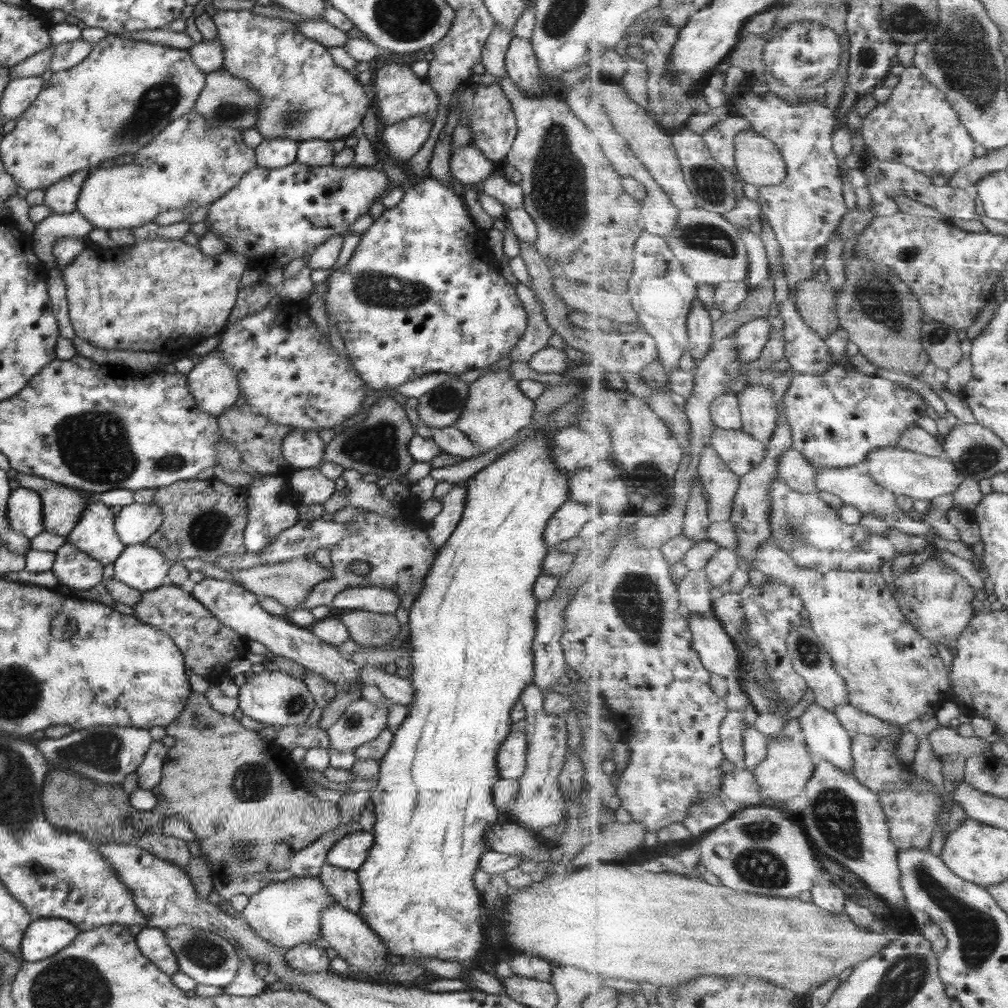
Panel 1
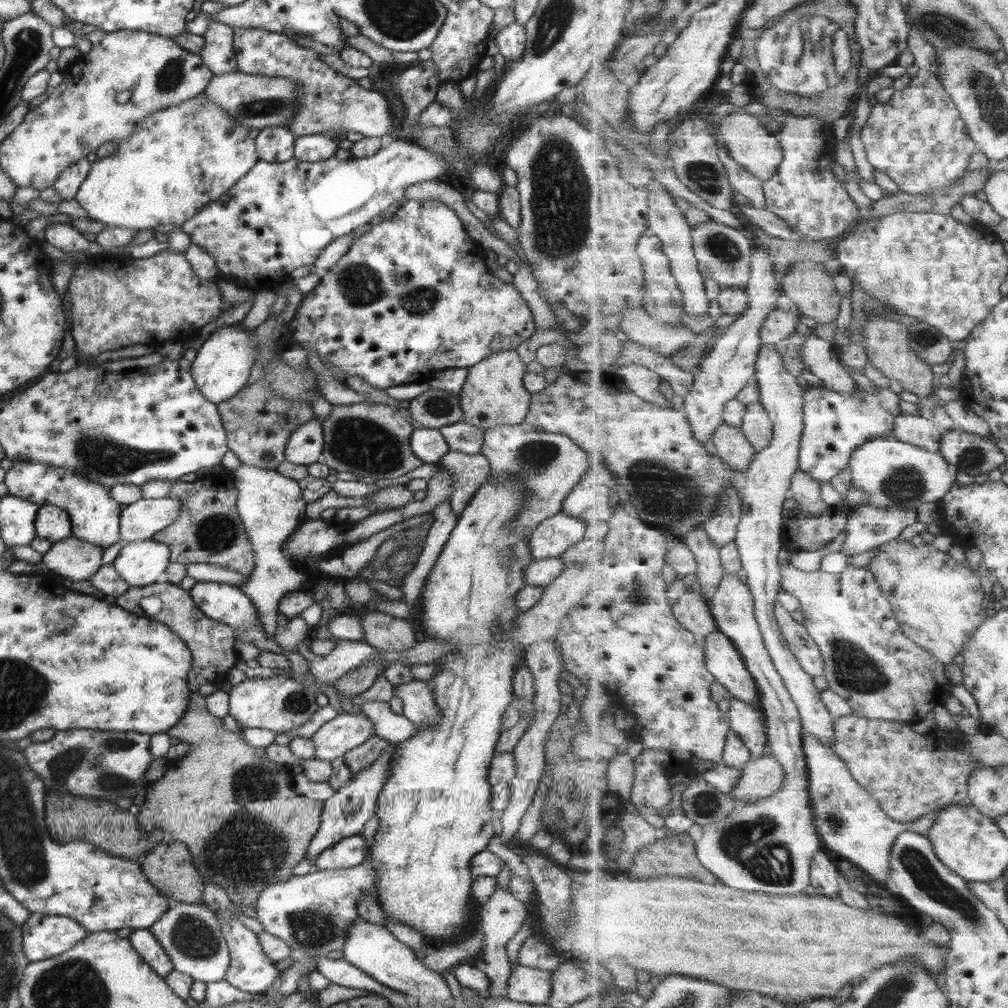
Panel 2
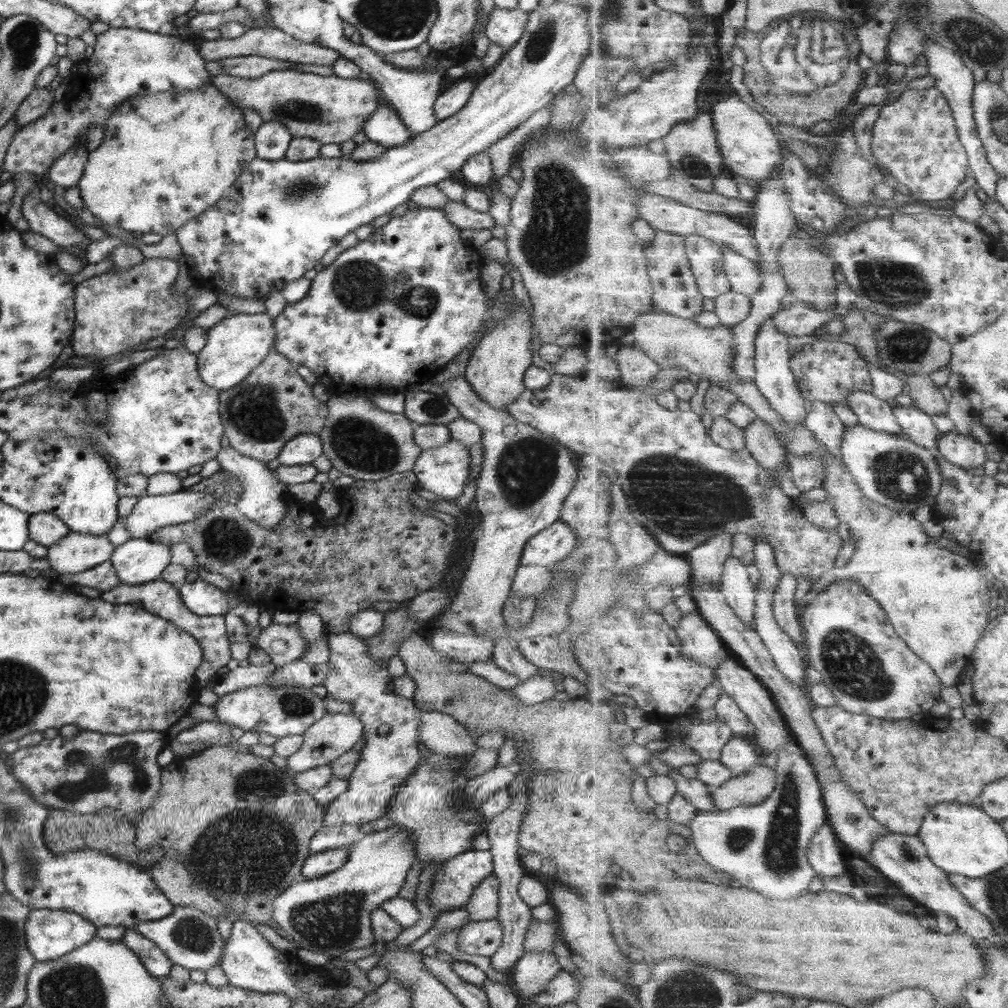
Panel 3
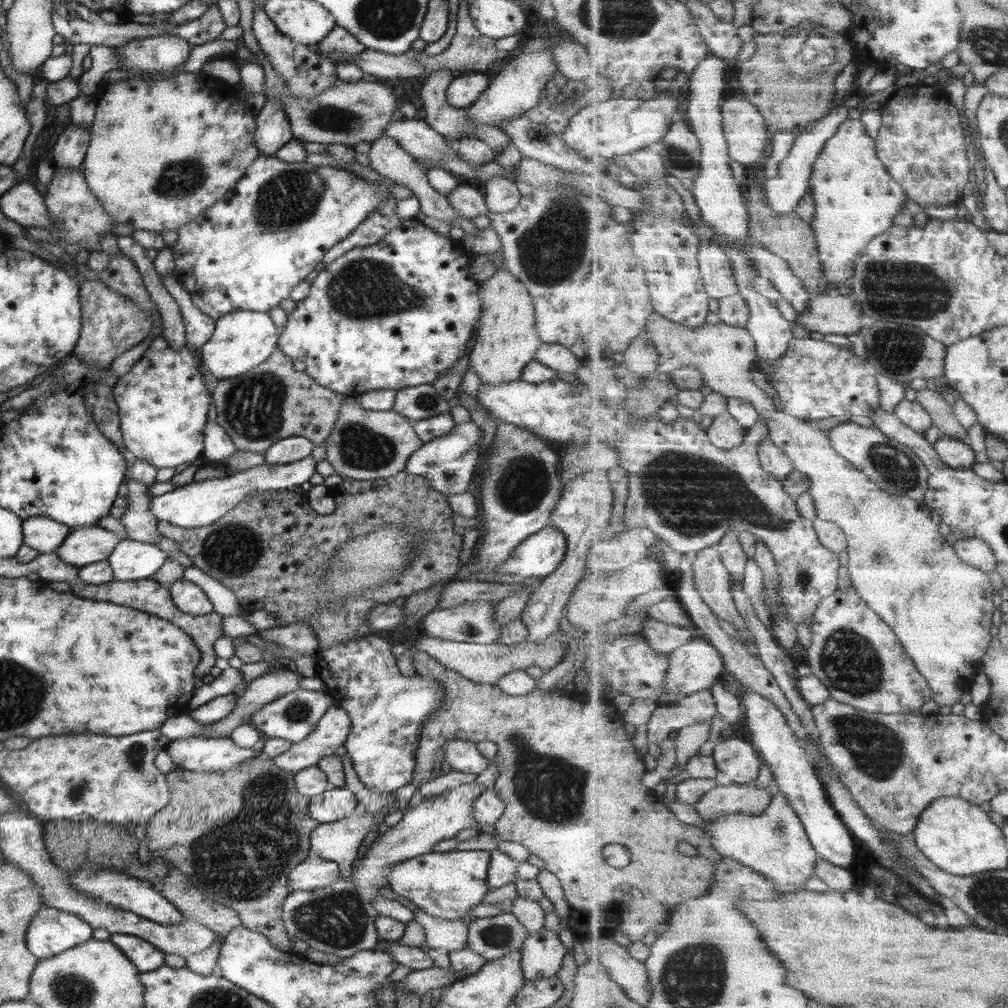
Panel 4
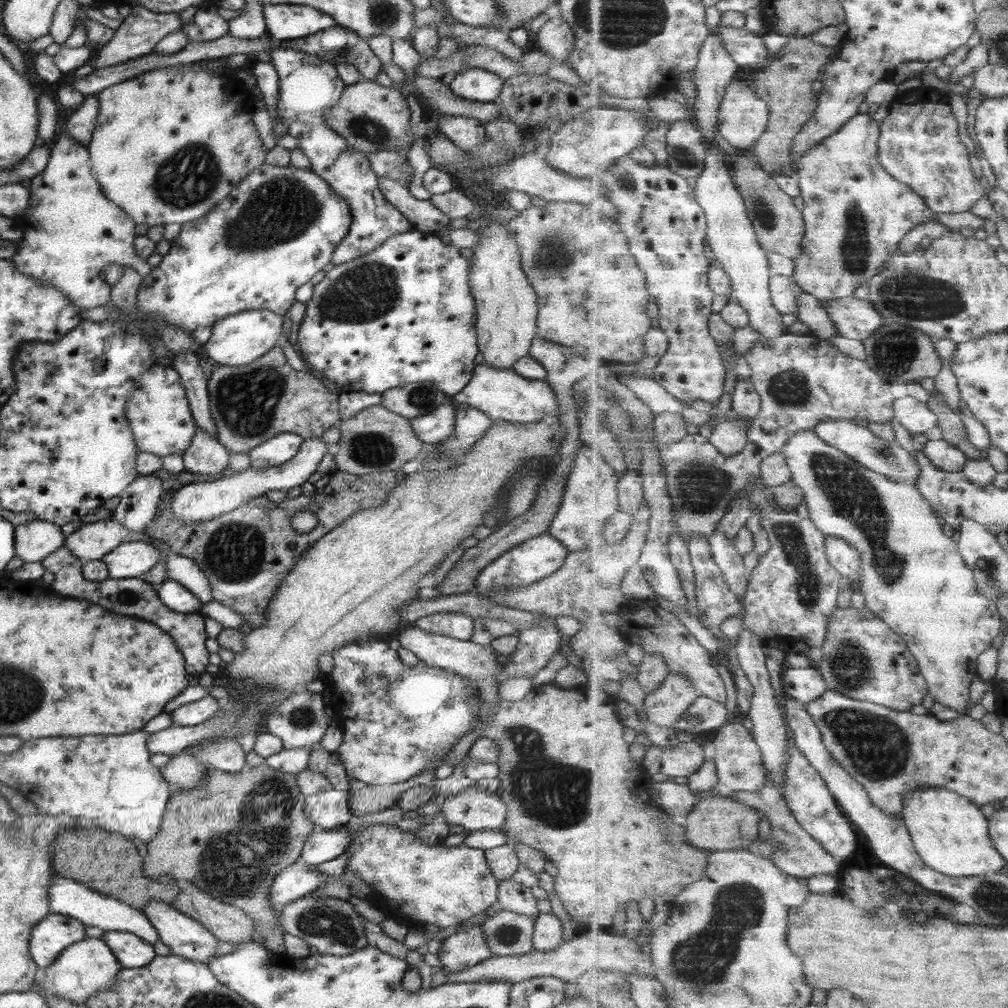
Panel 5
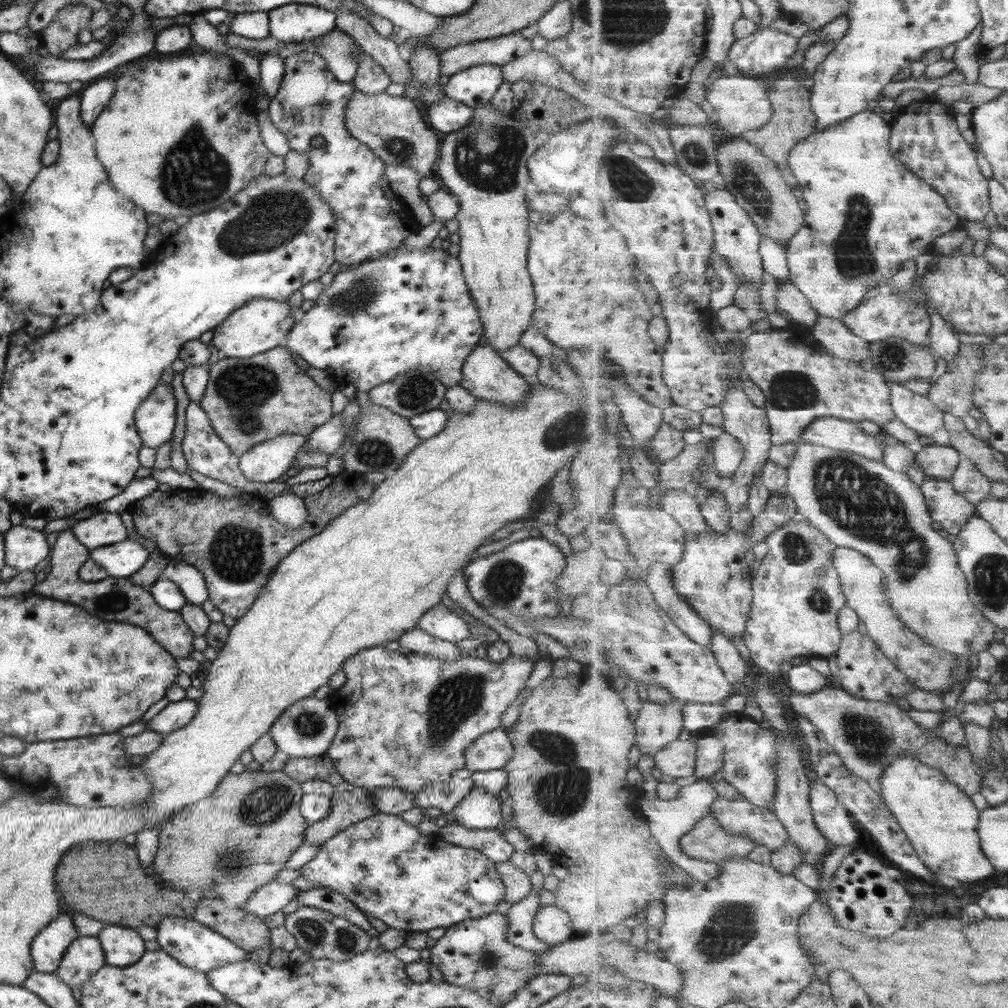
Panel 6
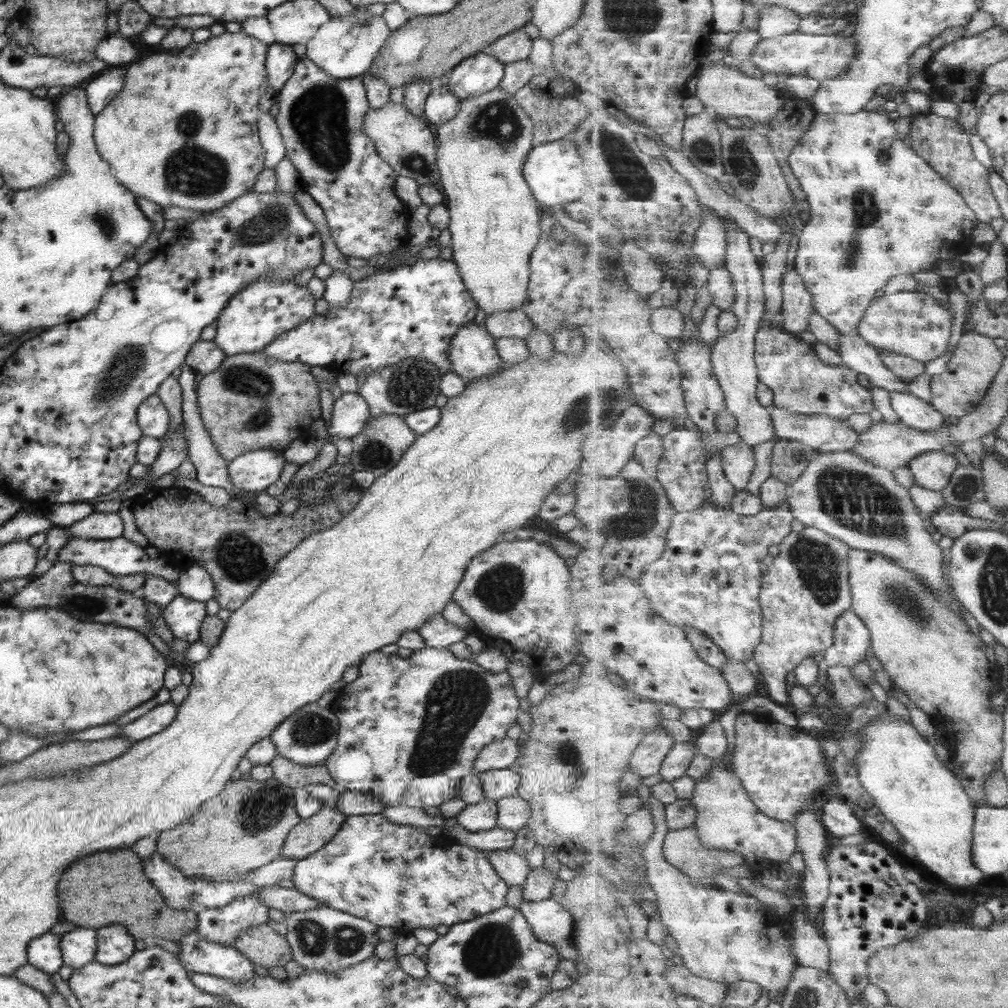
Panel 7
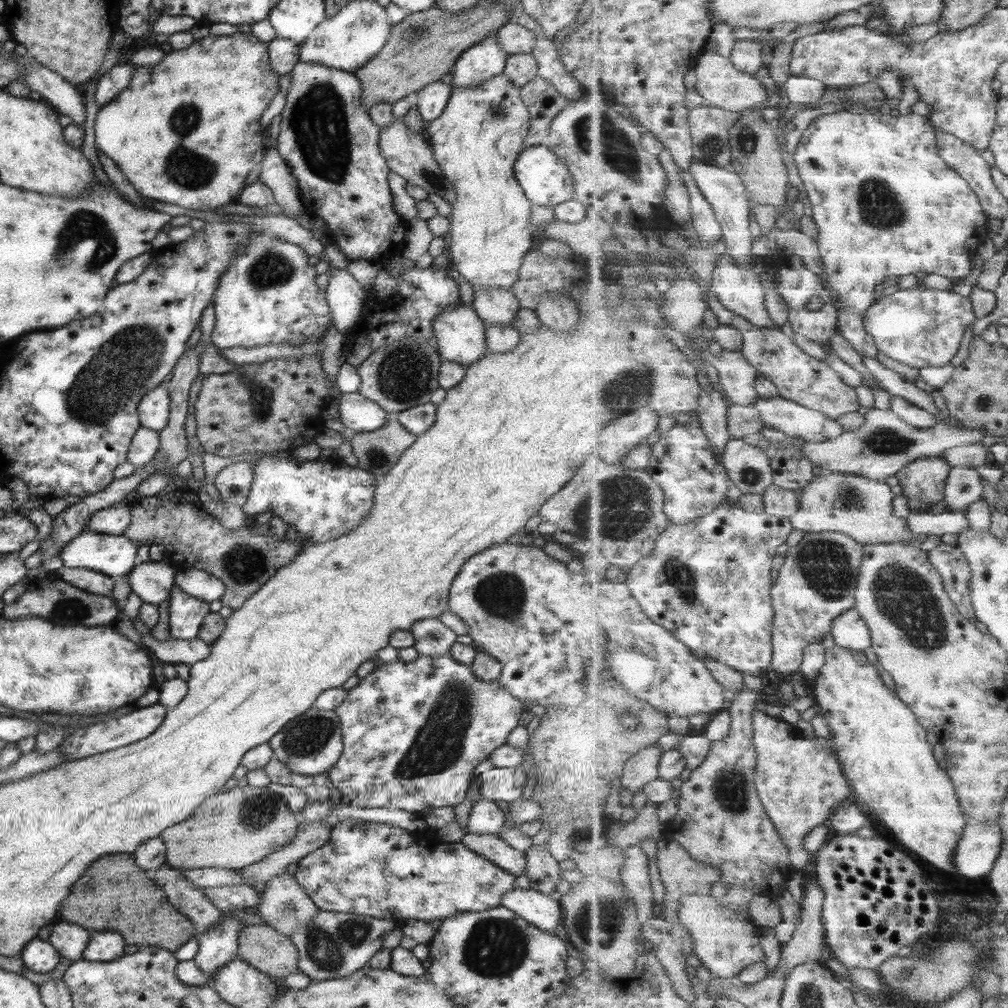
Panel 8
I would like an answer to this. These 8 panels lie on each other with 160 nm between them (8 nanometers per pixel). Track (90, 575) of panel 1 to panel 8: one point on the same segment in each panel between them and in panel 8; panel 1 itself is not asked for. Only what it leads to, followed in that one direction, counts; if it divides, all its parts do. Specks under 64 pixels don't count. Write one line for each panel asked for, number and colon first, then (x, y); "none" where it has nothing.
2: (71, 558)
3: (75, 552)
4: (84, 545)
5: (91, 541)
6: (101, 529)
7: (96, 525)
8: (114, 519)

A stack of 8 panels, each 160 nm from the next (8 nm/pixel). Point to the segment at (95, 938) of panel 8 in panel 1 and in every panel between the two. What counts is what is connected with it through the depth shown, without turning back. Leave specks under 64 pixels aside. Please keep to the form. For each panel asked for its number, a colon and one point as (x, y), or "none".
1: (151, 942)
2: (142, 941)
3: (155, 962)
4: (143, 956)
5: (130, 951)
6: (121, 946)
7: (113, 943)

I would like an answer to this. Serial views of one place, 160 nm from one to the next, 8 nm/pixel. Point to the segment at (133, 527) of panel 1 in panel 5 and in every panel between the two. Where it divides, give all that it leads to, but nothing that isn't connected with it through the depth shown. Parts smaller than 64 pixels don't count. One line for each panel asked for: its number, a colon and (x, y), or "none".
2: (139, 520)
3: (149, 513)
4: (198, 503)
5: (195, 501)

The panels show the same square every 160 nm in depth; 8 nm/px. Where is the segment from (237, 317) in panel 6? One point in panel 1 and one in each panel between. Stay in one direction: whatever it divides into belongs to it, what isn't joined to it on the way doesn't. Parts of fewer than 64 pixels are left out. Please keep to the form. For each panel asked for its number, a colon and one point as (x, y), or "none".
1: (214, 386)
2: (220, 368)
3: (234, 346)
4: (240, 340)
5: (240, 338)

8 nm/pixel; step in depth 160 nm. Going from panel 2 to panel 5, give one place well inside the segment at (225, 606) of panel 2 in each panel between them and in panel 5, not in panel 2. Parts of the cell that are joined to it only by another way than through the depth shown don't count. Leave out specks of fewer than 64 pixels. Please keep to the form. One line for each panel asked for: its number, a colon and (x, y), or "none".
3: (201, 598)
4: (189, 599)
5: (173, 596)

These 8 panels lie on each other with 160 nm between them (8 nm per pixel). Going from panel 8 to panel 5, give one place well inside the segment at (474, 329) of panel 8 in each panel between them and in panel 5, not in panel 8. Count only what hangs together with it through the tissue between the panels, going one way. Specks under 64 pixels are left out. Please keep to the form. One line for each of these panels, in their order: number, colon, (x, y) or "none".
5: (503, 395)
6: (484, 374)
7: (472, 354)

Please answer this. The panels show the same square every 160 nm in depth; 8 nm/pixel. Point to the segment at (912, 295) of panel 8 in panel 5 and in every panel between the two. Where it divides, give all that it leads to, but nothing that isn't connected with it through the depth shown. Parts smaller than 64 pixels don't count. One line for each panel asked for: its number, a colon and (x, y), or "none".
5: (857, 318)
6: (878, 318)
7: (914, 324)

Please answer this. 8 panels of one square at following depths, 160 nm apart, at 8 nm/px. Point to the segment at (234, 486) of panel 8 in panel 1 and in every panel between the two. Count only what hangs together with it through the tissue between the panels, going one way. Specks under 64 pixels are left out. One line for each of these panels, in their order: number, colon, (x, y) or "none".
1: (301, 449)
2: (304, 446)
3: (302, 449)
4: (286, 450)
5: (283, 446)
6: (267, 461)
7: (252, 472)

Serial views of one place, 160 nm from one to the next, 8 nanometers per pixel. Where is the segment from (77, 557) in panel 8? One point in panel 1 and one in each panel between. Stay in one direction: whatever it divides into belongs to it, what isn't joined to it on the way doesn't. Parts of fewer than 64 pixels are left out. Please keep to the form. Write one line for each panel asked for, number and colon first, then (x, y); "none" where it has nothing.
1: (141, 567)
2: (139, 563)
3: (137, 561)
4: (129, 560)
5: (130, 559)
6: (121, 559)
7: (120, 557)

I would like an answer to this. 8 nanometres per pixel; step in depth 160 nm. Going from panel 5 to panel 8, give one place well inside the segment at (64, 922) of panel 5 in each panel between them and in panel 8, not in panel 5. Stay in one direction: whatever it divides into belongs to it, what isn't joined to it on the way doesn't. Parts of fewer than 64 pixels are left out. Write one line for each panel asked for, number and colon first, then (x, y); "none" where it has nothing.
6: (46, 949)
7: (43, 952)
8: (39, 956)

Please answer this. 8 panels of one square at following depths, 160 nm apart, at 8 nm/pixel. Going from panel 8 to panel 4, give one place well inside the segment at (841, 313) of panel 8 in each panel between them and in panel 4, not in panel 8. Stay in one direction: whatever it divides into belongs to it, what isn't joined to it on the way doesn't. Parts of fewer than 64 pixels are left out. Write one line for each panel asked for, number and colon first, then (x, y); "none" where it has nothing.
4: (857, 199)
5: (856, 214)
6: (867, 214)
7: (878, 209)

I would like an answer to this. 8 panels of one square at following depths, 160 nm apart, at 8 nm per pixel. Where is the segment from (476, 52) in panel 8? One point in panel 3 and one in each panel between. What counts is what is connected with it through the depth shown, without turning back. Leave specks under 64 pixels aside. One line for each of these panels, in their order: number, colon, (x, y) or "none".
3: (448, 102)
4: (463, 91)
5: (475, 84)
6: (472, 86)
7: (478, 73)

